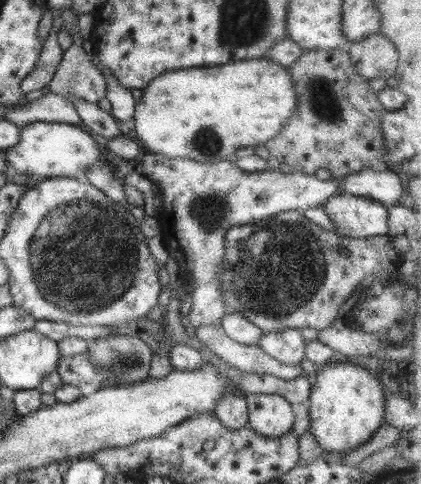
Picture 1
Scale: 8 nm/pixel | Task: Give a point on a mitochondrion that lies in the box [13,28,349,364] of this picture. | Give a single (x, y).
(81, 256)

